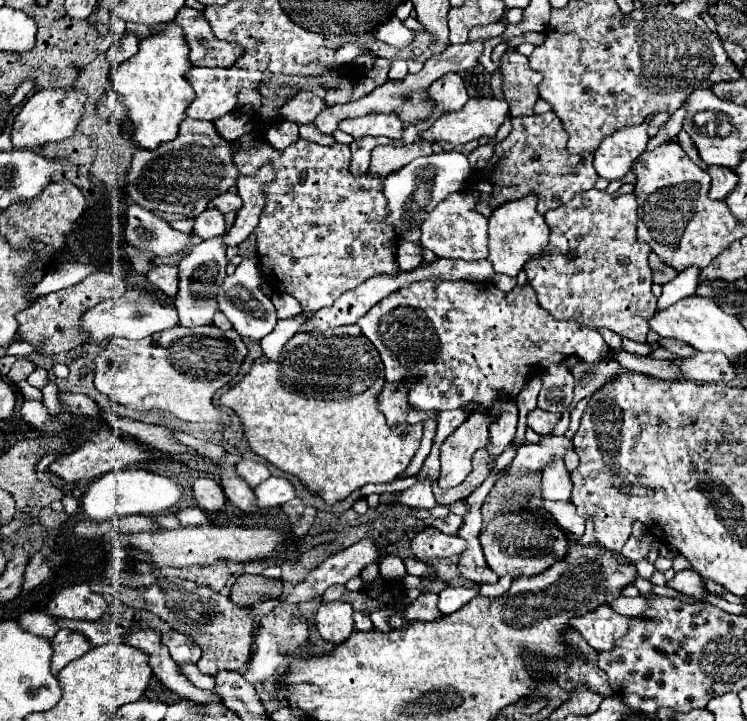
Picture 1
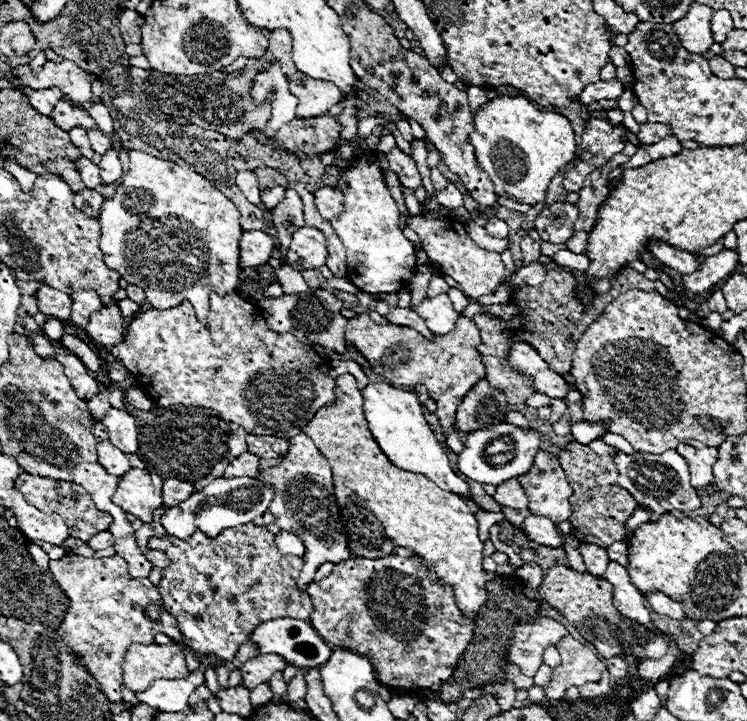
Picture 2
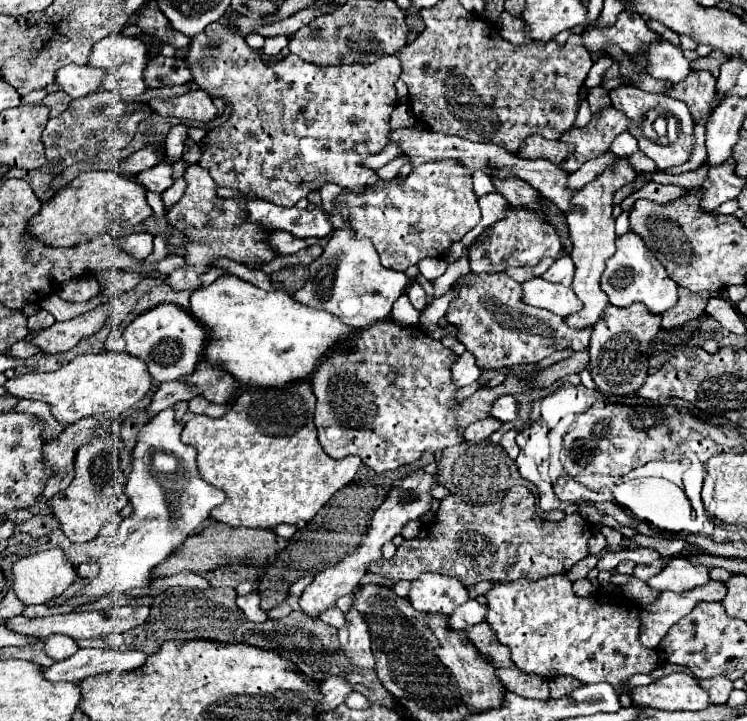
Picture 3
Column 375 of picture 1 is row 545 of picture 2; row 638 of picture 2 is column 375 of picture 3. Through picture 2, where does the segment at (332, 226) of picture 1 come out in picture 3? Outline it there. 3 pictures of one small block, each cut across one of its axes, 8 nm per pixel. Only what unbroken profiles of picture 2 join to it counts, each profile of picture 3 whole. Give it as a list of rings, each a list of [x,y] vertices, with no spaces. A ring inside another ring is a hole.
[[[440,160],[432,164],[422,164],[412,174],[398,184],[396,180],[386,182],[386,186],[378,184],[374,188],[366,188],[362,194],[340,194],[336,198],[338,202],[344,202],[350,210],[350,220],[356,236],[370,238],[374,242],[374,248],[378,250],[380,262],[386,268],[404,272],[408,266],[418,264],[422,258],[444,258],[454,242],[460,242],[466,232],[470,232],[476,222],[480,220],[480,208],[478,200],[472,192],[472,178],[466,174],[468,170],[454,160]]]

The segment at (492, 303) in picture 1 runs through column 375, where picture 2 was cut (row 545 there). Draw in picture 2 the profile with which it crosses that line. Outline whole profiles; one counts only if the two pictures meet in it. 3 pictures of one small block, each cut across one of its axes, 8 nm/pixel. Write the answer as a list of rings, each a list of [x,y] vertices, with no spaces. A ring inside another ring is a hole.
[[[298,434],[288,440],[290,450],[284,456],[284,460],[268,470],[262,470],[260,480],[266,480],[276,488],[276,500],[270,504],[270,512],[276,518],[276,524],[282,530],[288,530],[296,536],[300,536],[306,544],[304,554],[304,570],[298,580],[300,586],[306,586],[314,580],[314,572],[322,562],[334,562],[348,560],[348,540],[346,532],[340,522],[340,508],[334,498],[334,484],[332,484],[332,470],[328,466],[328,460],[320,454],[320,450],[314,446],[314,442],[306,434]]]

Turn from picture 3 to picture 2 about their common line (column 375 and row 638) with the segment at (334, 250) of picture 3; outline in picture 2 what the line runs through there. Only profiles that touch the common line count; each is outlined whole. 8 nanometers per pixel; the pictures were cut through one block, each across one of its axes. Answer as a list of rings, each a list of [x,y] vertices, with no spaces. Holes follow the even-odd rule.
[[[276,618],[276,620],[258,624],[256,630],[250,634],[250,642],[258,648],[258,654],[284,656],[284,660],[296,668],[316,668],[324,664],[332,654],[332,648],[312,628],[312,624],[306,620],[296,620],[296,618]]]

